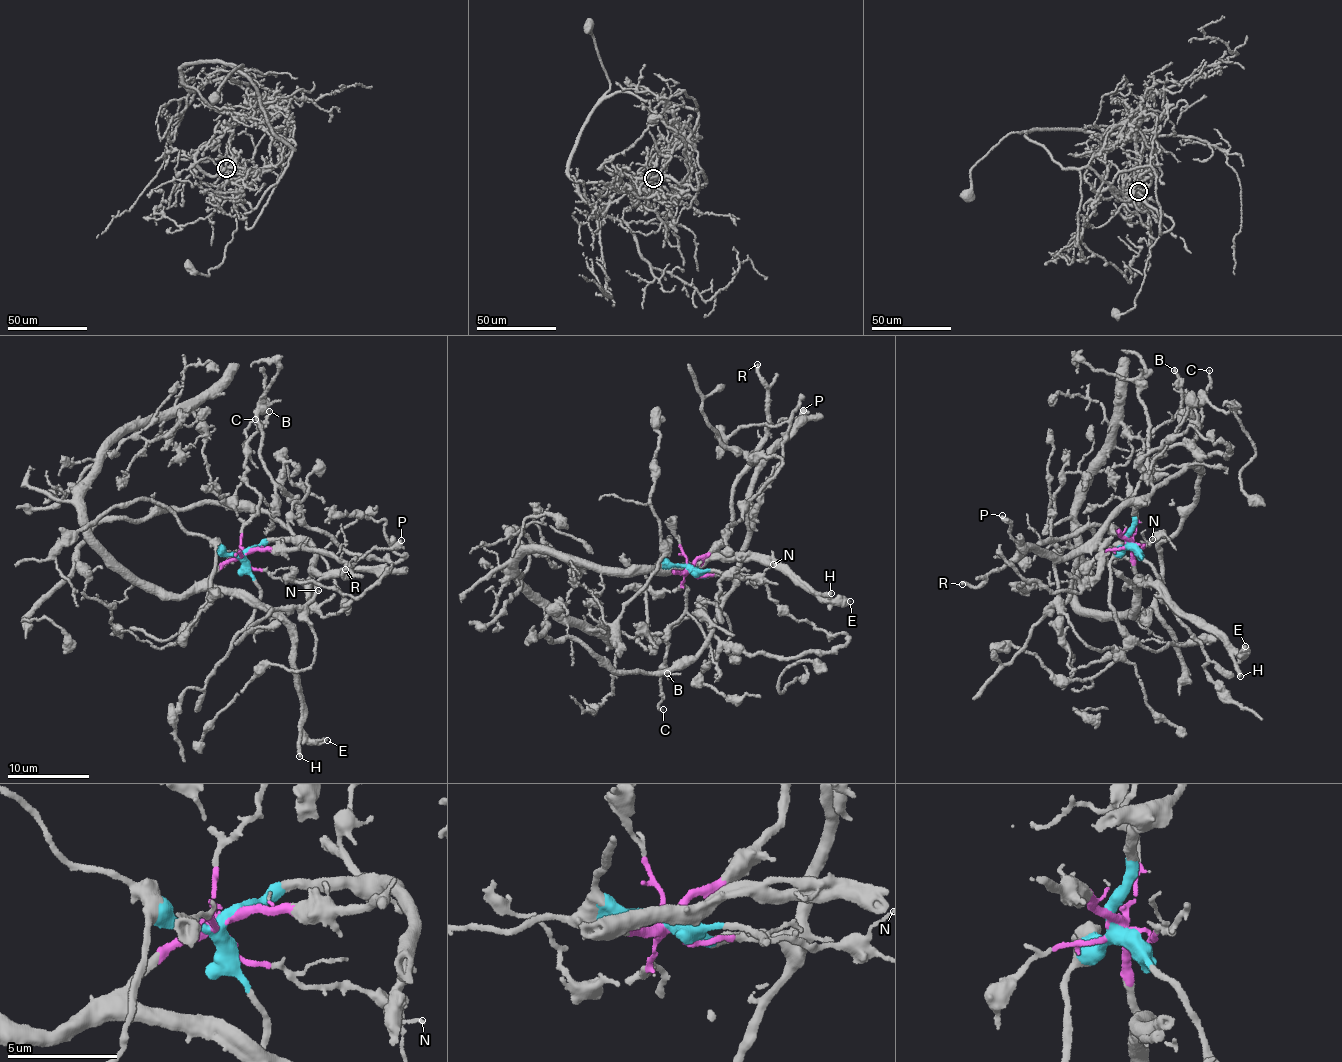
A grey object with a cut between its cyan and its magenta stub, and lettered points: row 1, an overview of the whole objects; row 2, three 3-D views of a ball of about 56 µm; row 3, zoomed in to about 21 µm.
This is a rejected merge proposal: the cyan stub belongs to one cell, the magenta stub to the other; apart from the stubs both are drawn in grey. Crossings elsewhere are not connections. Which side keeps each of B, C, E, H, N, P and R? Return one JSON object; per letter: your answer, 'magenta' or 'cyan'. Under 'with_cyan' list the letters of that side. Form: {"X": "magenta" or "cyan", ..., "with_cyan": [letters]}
{"B": "magenta", "C": "magenta", "E": "magenta", "H": "magenta", "N": "magenta", "P": "magenta", "R": "magenta", "with_cyan": []}

